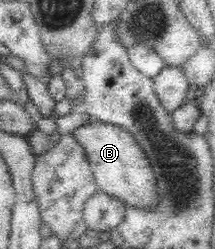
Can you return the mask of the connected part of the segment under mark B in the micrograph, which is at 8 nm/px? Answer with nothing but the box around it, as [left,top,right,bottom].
[71,118,157,207]

